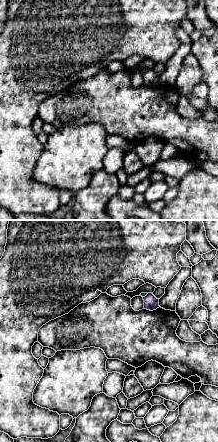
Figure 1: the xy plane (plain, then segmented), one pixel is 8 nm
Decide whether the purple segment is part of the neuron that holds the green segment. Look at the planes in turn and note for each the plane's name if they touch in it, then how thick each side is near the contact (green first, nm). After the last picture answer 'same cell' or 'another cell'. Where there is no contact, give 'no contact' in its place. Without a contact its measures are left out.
meets green in xy; 30 nm thick on the green side, 120 nm on the other

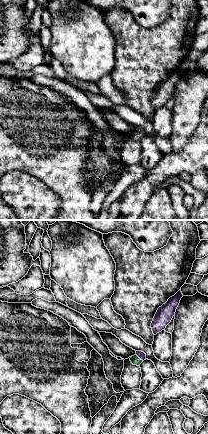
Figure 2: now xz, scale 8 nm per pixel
meets green in xz; 80 nm thick on the green side, 60 nm on the other

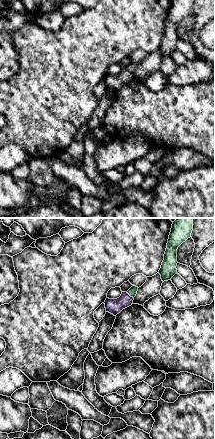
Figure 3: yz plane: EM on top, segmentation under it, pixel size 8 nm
meets green in yz; 70 nm thick on the green side, 130 nm on the other

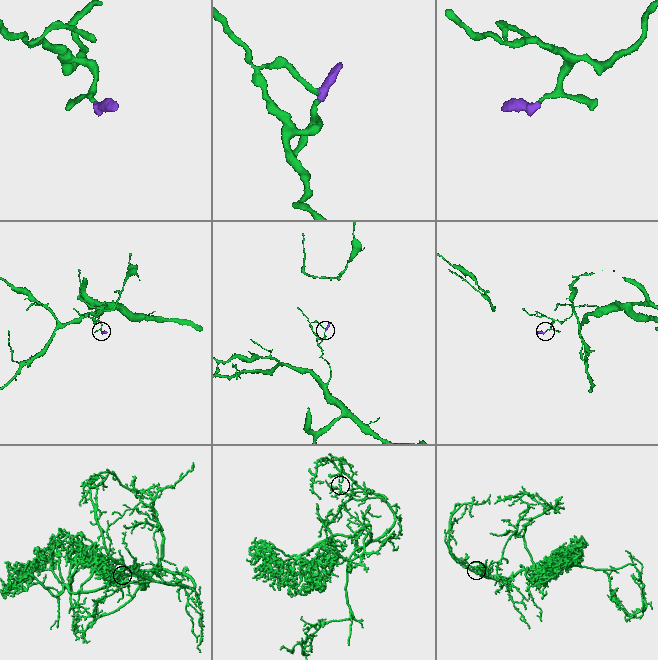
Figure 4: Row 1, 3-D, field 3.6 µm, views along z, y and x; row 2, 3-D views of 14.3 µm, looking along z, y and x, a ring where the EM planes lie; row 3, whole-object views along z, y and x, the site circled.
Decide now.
same cell

